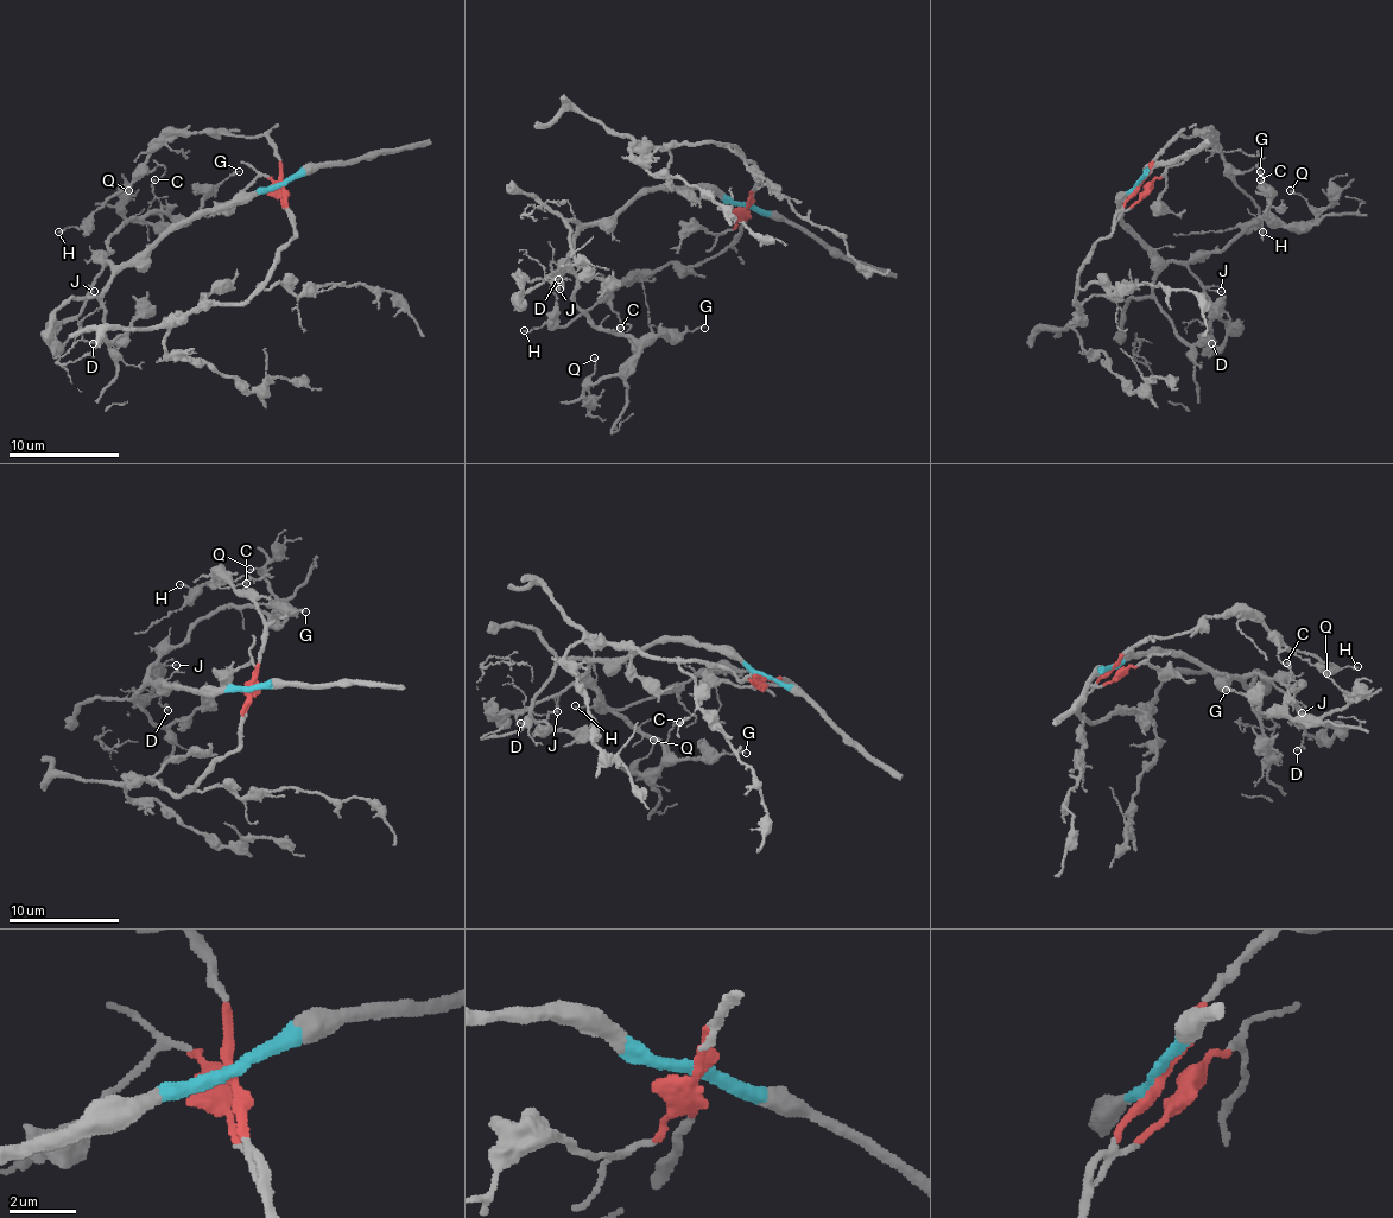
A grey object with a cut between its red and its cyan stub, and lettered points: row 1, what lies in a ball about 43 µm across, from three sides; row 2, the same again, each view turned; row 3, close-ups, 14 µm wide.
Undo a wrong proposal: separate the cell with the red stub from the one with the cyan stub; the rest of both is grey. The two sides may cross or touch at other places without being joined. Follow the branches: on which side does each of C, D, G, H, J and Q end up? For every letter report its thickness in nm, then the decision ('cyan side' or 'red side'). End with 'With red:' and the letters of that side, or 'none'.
C: 140 nm | cyan side
D: 140 nm | cyan side
G: 130 nm | cyan side
H: 120 nm | red side
J: 110 nm | cyan side
Q: 120 nm | cyan side
With red: H

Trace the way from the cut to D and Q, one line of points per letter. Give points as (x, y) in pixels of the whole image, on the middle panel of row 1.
D: (747, 207), (728, 203), (706, 190), (639, 192), (606, 223), (583, 228), (575, 248), (548, 281), (558, 278)
Q: (747, 207), (706, 190), (647, 190), (583, 228), (570, 257), (572, 300), (639, 353), (591, 384), (595, 359)

